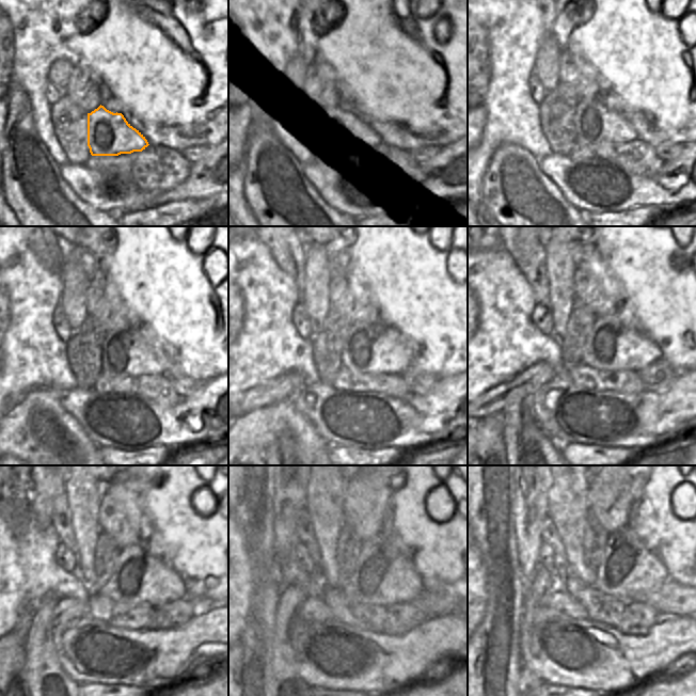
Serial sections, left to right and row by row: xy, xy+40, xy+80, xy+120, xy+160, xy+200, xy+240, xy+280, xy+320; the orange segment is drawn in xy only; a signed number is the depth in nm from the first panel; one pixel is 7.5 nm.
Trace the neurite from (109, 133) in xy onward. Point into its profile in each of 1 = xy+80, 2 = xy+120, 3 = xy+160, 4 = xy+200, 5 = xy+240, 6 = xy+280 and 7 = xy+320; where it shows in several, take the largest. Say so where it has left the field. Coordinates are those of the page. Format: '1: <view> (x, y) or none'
1: xy+80 (595, 122)
2: xy+120 (126, 350)
3: xy+160 (370, 346)
4: xy+200 (615, 343)
5: xy+240 (141, 576)
6: xy+280 (382, 575)
7: xy+320 (628, 570)

